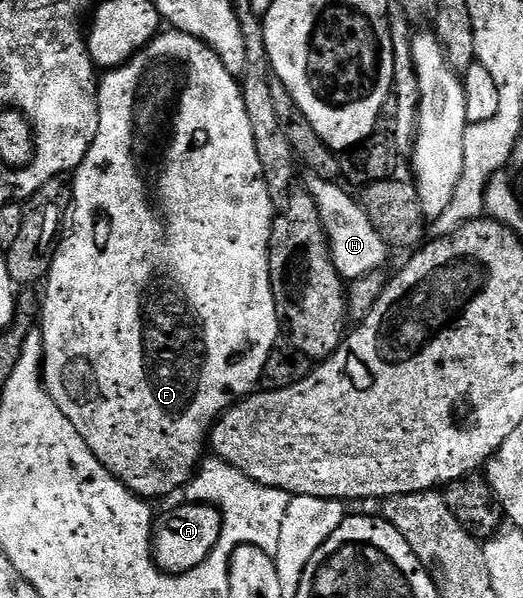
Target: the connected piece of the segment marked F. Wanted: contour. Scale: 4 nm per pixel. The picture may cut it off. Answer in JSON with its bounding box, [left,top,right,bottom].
[40,29,280,501]

